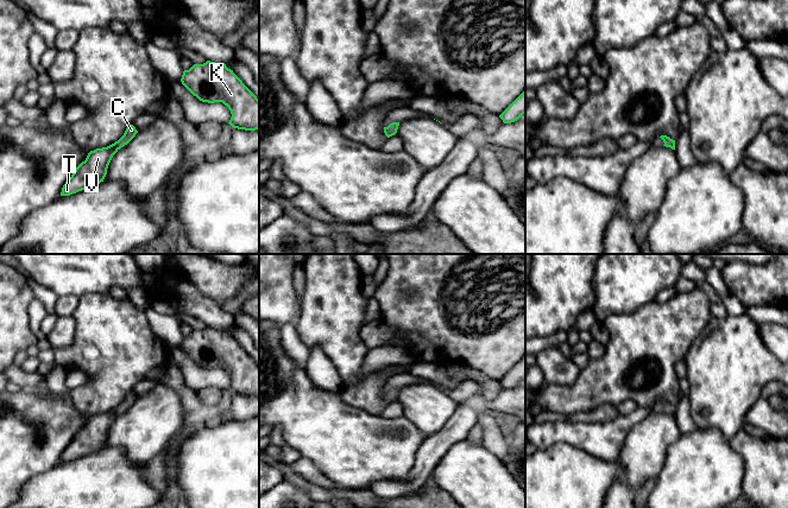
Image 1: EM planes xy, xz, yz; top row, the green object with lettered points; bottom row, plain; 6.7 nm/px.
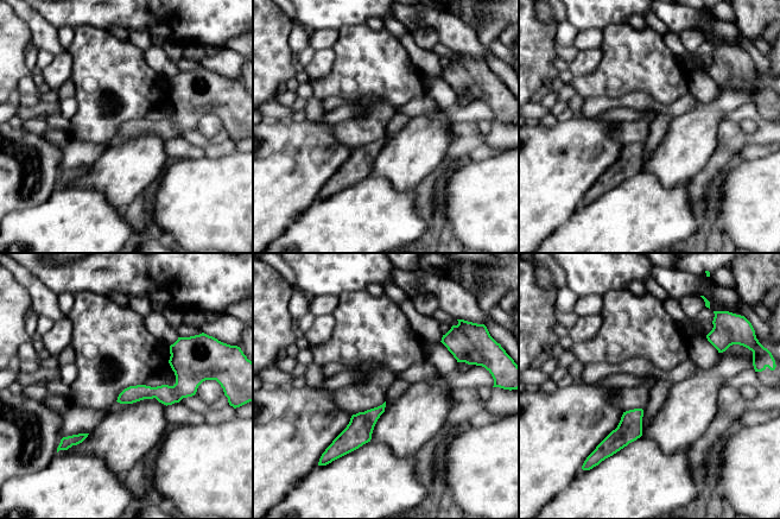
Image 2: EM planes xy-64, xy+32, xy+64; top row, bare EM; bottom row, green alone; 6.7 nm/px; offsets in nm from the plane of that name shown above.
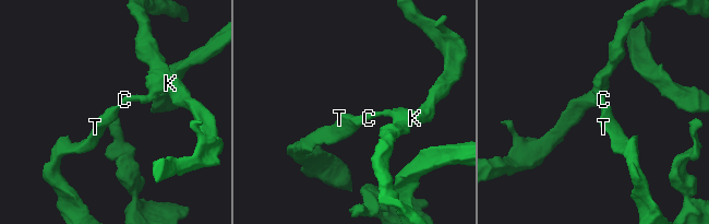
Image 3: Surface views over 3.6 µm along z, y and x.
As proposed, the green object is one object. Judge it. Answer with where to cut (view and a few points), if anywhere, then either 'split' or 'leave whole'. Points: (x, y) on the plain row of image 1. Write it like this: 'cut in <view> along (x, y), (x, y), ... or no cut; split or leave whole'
no cut; leave whole

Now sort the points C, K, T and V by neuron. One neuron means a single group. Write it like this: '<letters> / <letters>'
C K T V

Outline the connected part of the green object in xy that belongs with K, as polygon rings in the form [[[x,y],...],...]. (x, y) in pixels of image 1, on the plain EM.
[[[225,329],[194,330],[183,337],[181,348],[200,367],[227,372],[233,394],[259,395],[259,366]]]

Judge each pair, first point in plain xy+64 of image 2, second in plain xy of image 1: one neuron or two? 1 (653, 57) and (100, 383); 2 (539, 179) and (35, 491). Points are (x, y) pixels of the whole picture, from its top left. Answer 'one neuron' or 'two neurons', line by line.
1: one neuron
2: two neurons

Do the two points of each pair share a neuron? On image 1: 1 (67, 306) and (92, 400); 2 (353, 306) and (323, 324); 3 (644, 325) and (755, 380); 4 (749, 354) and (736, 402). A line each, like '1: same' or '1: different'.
1: different
2: same
3: different
4: same

